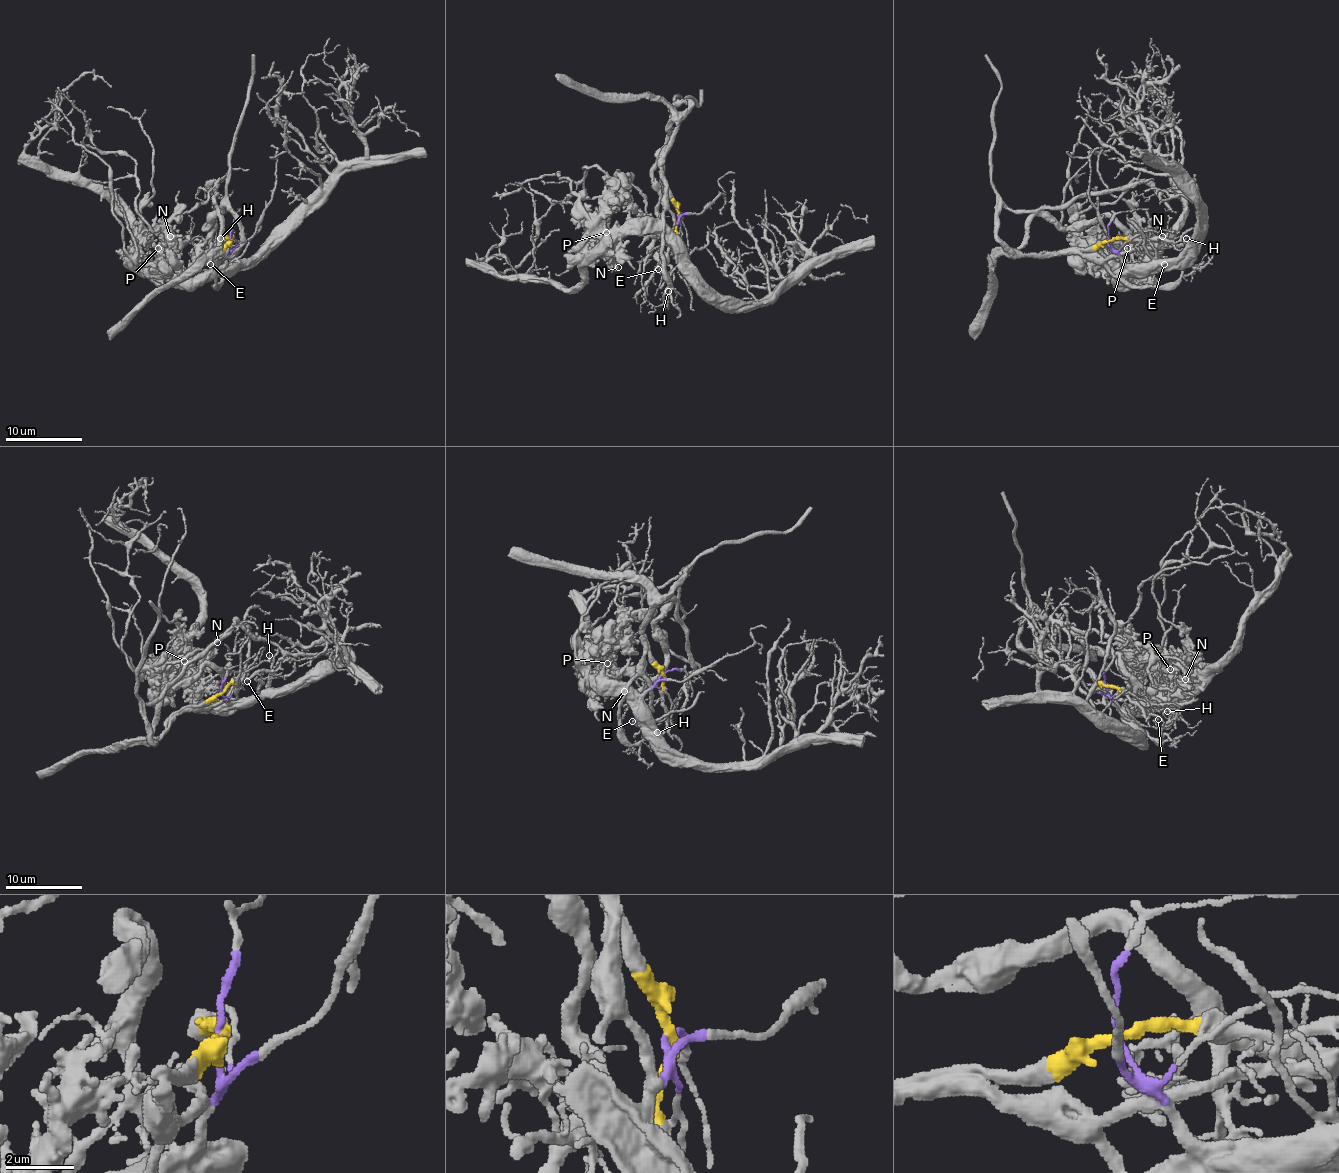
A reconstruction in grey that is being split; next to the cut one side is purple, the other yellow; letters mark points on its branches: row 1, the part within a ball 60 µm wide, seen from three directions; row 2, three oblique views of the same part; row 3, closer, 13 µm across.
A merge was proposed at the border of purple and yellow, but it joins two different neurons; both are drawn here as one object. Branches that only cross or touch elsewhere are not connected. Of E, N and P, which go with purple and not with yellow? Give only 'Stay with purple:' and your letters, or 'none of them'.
Stay with purple: N, P

